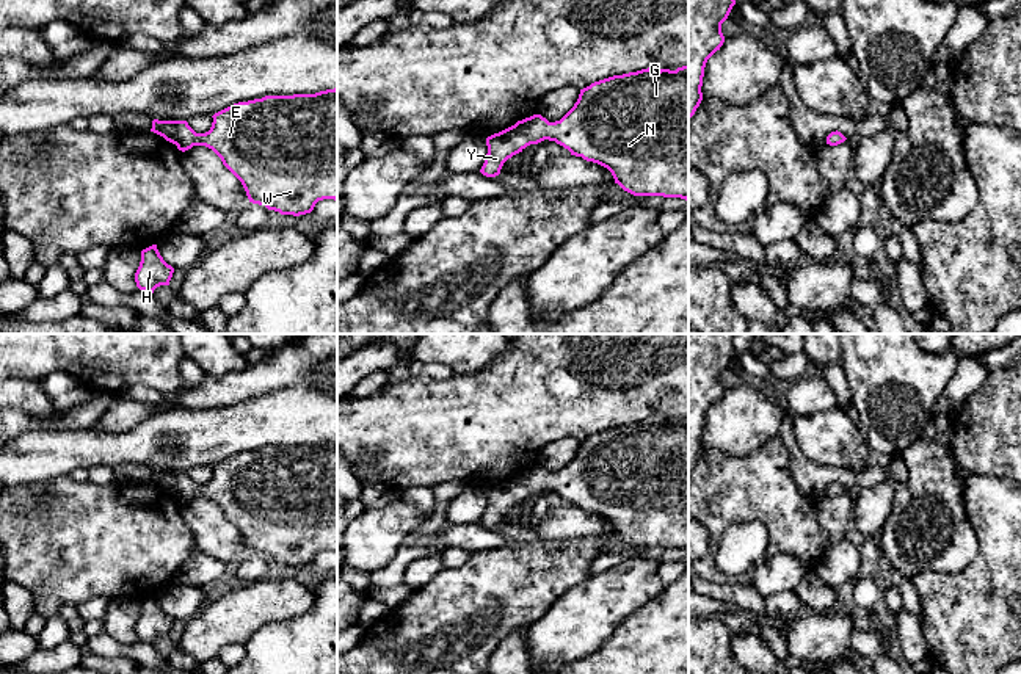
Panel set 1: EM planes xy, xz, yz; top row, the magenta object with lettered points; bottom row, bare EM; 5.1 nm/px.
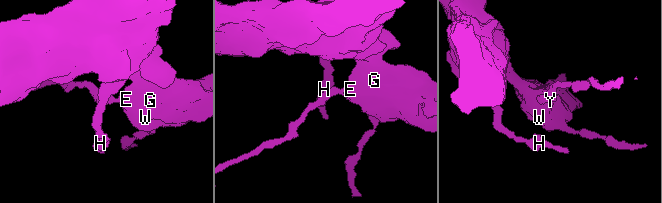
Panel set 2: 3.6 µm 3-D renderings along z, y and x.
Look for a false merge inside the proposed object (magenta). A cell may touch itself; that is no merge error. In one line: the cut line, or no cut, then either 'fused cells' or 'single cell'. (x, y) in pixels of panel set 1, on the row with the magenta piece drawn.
no cut | single cell

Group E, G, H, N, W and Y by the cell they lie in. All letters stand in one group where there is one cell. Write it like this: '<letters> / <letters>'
E G H N W Y

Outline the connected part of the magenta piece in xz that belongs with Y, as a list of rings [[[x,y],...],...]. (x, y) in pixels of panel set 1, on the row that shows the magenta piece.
[[[689,64],[676,71],[641,69],[623,75],[613,75],[580,89],[574,107],[555,122],[541,114],[533,114],[514,125],[486,138],[488,154],[480,172],[486,177],[500,174],[503,163],[522,152],[530,144],[544,140],[555,141],[587,161],[607,168],[615,183],[634,196],[663,196],[689,199]]]

